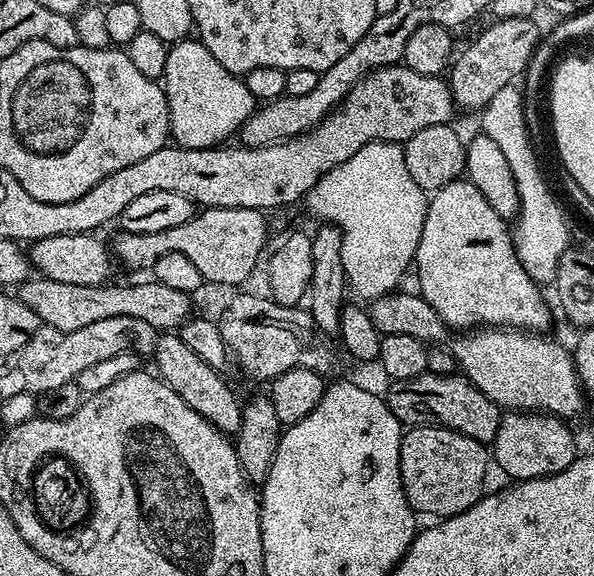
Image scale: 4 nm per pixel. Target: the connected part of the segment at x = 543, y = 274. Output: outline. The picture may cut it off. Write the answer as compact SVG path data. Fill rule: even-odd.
M513 82L499 90L489 104L482 109L482 128L504 130L502 154L512 152L510 170L514 170L514 180L518 182L518 198L520 199L520 214L514 221L512 240L516 243L516 253L530 278L534 278L541 286L551 285L556 278L558 258L570 246L568 240L568 220L560 209L554 193L548 189L543 180L544 172L540 169L540 160L532 156L534 141L528 135L526 123L526 99L520 93L519 83Z

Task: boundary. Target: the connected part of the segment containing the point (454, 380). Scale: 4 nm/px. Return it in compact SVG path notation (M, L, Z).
M427 371L422 376L409 380L398 380L387 385L388 409L397 416L404 426L431 426L449 428L474 438L479 444L491 445L498 434L501 408L498 407L478 386L474 386L464 375L436 376Z

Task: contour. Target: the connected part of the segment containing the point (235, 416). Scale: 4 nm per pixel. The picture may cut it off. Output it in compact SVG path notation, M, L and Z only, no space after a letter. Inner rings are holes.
M175 331L157 335L155 360L155 375L168 384L170 390L174 390L174 394L178 394L178 398L182 398L186 406L190 406L190 410L202 414L206 422L213 424L225 435L232 436L239 431L243 408L241 400L238 400L231 386L224 381L225 377L210 366L206 366L206 362L202 362L202 358L198 358L198 354L194 354L194 350L186 346L186 342L182 342L180 335Z

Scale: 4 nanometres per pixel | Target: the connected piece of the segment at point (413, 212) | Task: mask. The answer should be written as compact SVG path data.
M371 141L368 145L362 146L356 154L346 159L346 162L342 162L338 166L334 166L326 174L322 174L317 184L309 190L306 195L306 203L308 202L308 208L317 216L317 221L327 222L329 224L335 224L340 229L342 234L342 266L344 267L344 274L348 277L349 285L360 296L365 296L365 301L371 302L378 299L380 296L384 296L387 292L393 291L397 287L396 284L404 276L404 271L413 267L416 259L416 251L418 250L418 242L422 238L422 226L424 225L424 219L428 213L429 197L420 189L418 182L414 182L414 178L410 178L410 170L406 170L406 158L404 157L403 147L399 143L394 141Z

